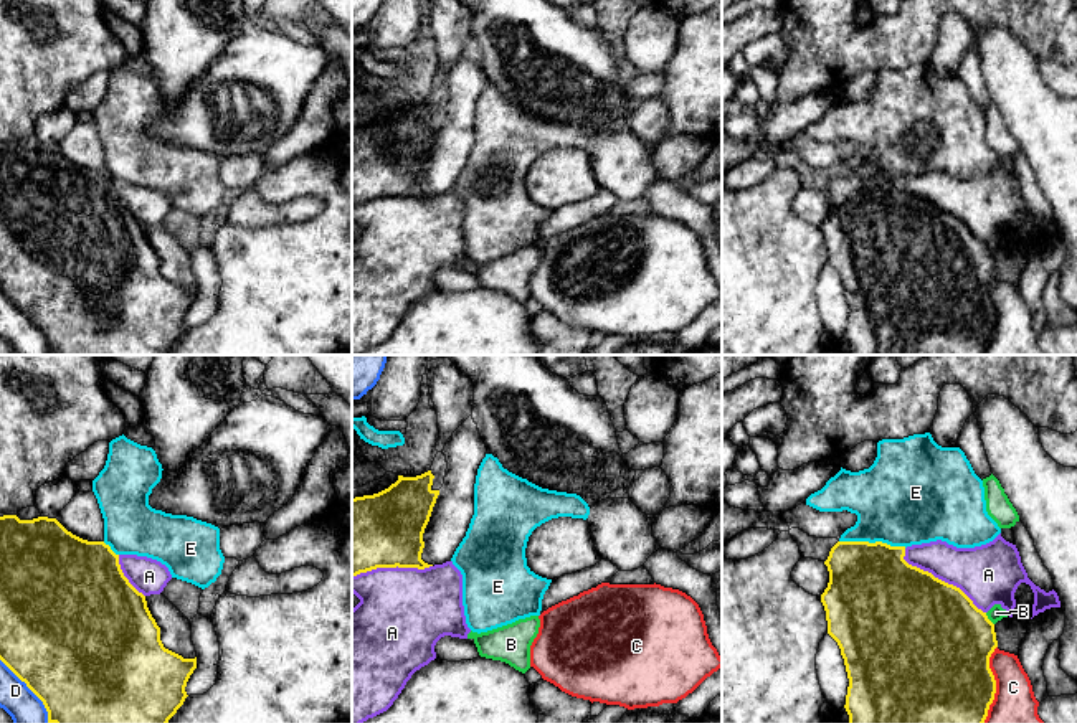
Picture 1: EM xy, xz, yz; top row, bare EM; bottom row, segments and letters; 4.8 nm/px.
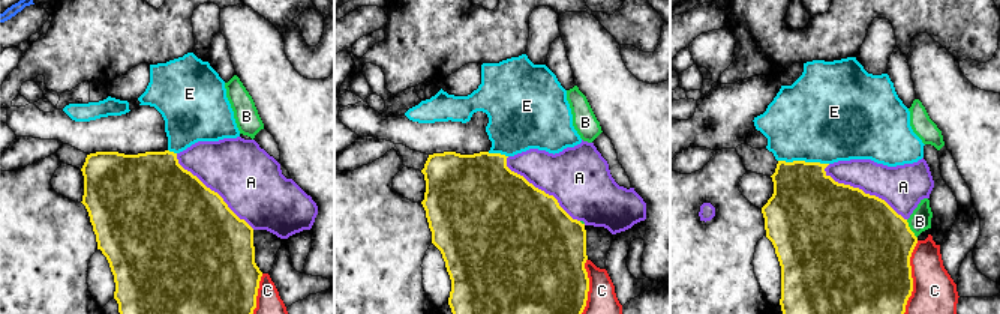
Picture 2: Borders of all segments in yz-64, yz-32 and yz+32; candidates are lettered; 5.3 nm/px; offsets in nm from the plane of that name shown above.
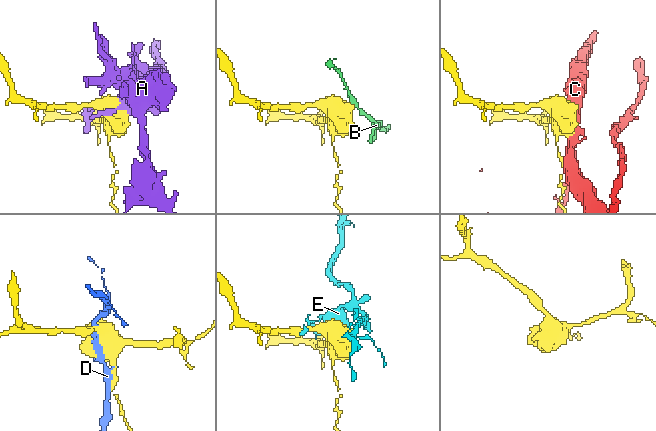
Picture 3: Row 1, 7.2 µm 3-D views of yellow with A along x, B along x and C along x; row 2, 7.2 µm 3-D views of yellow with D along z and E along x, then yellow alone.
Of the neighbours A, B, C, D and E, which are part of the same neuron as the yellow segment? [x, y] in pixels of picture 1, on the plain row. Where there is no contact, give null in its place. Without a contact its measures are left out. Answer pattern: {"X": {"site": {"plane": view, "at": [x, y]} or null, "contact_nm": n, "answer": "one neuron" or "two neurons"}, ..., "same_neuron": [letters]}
{"A": {"site": {"plane": "yz", "at": [940, 210]}, "contact_nm": 500, "answer": "two neurons"}, "B": {"site": {"plane": "yz", "at": [988, 250]}, "contact_nm": 80, "answer": "two neurons"}, "C": {"site": {"plane": "yz", "at": [995, 316]}, "contact_nm": 400, "answer": "two neurons"}, "D": {"site": {"plane": "xy", "at": [32, 321]}, "contact_nm": 400, "answer": "two neurons"}, "E": {"site": {"plane": "yz", "at": [872, 174]}, "contact_nm": 320, "answer": "two neurons"}, "same_neuron": []}

